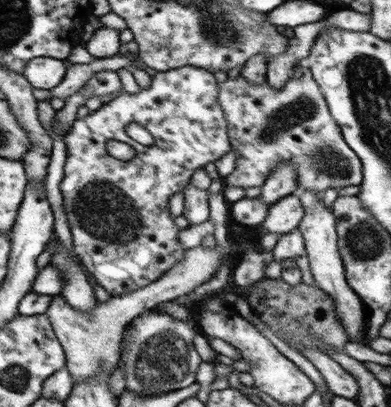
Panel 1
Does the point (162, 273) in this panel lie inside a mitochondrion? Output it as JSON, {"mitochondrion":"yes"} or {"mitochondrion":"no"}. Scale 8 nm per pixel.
{"mitochondrion":"no"}

